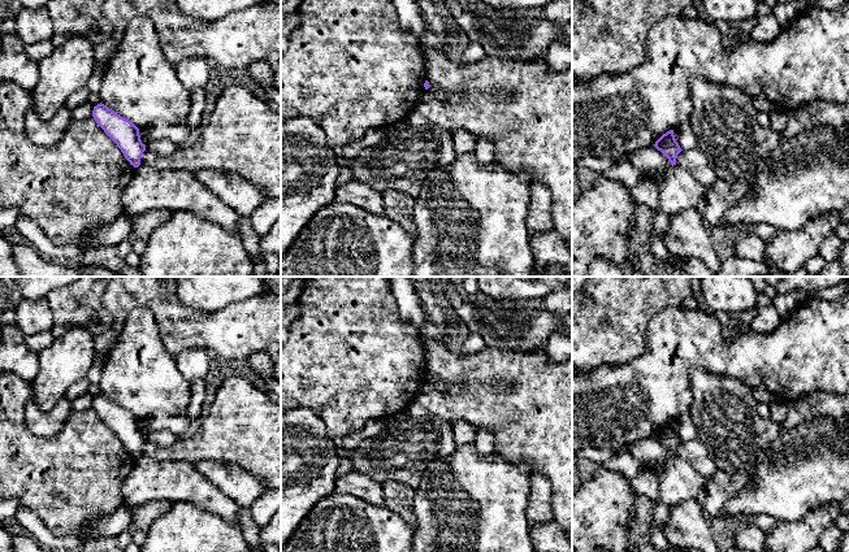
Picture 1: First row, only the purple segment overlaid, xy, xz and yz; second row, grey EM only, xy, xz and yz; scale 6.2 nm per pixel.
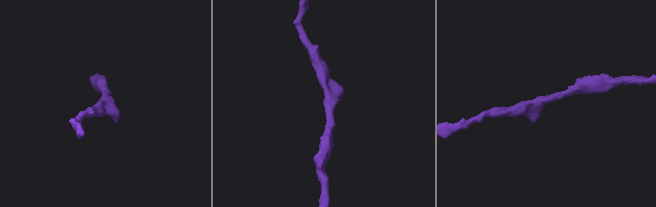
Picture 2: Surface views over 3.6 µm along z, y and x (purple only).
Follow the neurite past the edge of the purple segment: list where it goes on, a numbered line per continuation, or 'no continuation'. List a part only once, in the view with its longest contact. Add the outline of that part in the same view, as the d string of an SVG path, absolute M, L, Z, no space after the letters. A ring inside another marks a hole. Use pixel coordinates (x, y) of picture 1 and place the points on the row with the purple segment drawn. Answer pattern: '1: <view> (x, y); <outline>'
no continuation

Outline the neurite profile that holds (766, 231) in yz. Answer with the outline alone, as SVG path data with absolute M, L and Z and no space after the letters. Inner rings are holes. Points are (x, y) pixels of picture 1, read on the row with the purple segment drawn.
M758 223L758 225L751 226L749 229L749 232L758 235L764 242L768 242L779 234L779 230L768 223Z

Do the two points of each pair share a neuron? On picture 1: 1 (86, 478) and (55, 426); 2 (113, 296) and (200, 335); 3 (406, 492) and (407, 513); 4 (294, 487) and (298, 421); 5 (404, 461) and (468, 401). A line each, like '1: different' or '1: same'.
1: different
2: same
3: same
4: same
5: different

